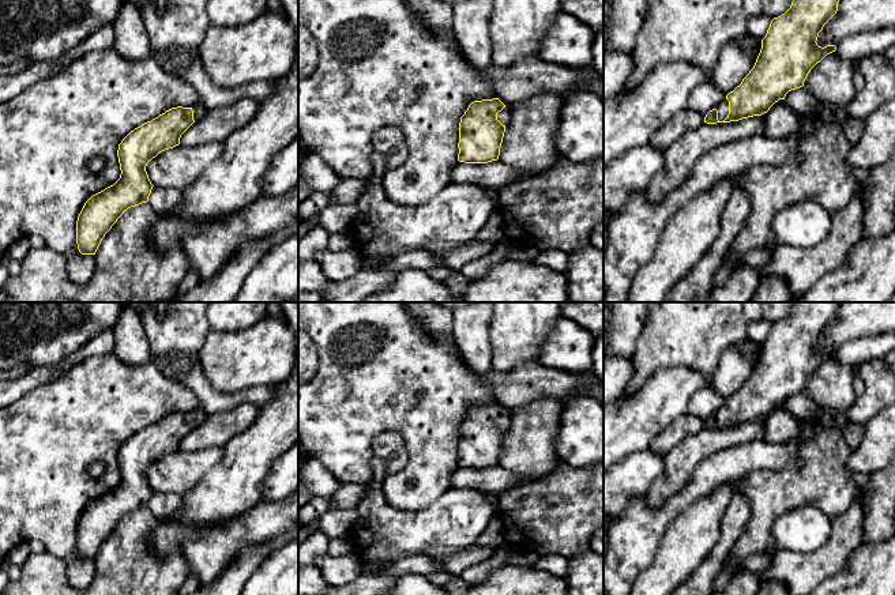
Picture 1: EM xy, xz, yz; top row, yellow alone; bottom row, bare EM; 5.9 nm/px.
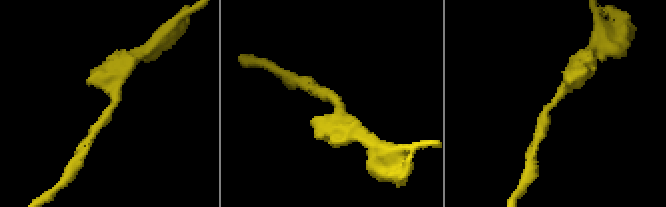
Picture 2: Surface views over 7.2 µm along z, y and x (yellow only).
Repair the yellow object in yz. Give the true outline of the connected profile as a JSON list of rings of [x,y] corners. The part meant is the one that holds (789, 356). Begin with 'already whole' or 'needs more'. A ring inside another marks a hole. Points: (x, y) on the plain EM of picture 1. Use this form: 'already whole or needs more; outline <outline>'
needs more; outline [[[793,302],[790,313],[771,325],[753,373],[740,391],[706,419],[704,428],[730,428],[761,421],[775,407],[785,404],[789,396],[802,392],[811,374],[836,355],[835,350],[821,353],[816,346],[824,329],[836,319],[839,305],[841,302]]]

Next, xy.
needs more; outline [[[202,406],[192,413],[172,413],[131,436],[119,449],[120,483],[93,500],[76,526],[76,549],[82,560],[95,560],[102,543],[131,512],[148,506],[153,489],[147,468],[180,449],[181,440],[206,419]]]

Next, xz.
needs more; outline [[[499,403],[471,407],[459,428],[458,466],[497,466],[508,426],[509,417]]]

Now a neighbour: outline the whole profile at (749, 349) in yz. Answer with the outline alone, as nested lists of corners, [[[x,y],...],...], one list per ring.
[[[747,339],[741,343],[734,344],[745,357],[751,358],[755,364],[757,364],[760,354],[761,354],[761,346]]]

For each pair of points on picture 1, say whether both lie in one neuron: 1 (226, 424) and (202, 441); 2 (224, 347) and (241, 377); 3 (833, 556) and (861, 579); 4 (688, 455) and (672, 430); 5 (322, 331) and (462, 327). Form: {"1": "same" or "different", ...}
{"1": "same", "2": "same", "3": "different", "4": "different", "5": "different"}

